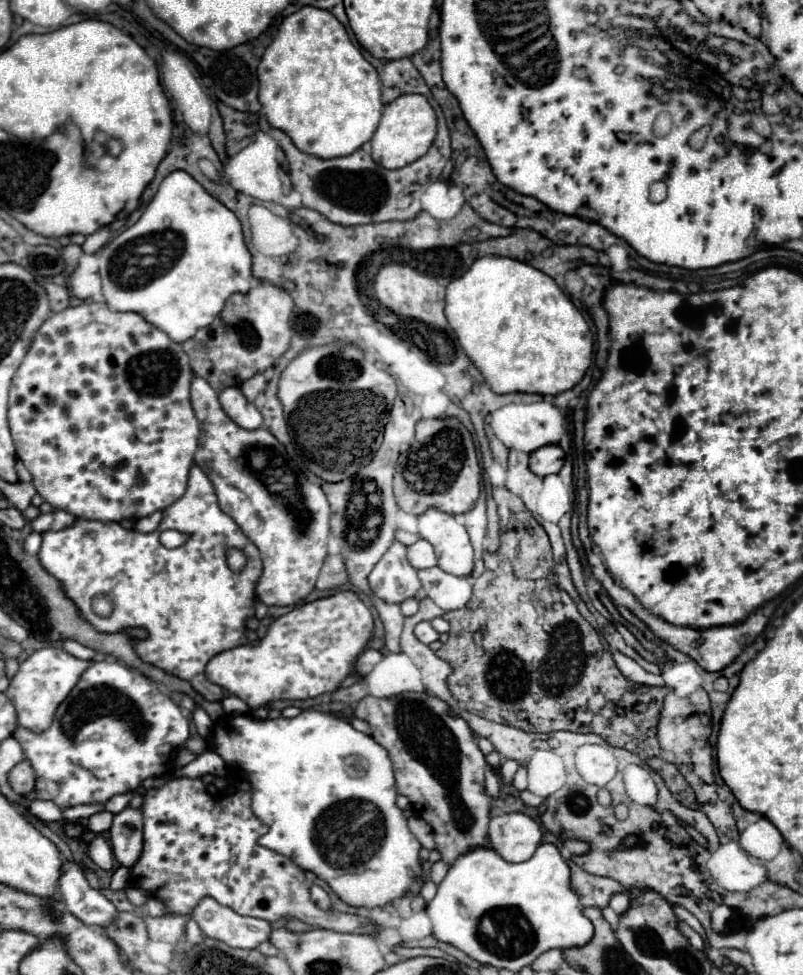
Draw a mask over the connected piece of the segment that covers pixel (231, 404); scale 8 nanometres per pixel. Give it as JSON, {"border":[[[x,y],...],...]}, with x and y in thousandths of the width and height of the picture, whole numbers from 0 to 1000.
{"border":[[[284,397],[274,403],[274,415],[279,419],[279,424],[301,440],[321,440],[326,436],[324,432],[324,422],[319,419],[316,413],[311,413],[304,403],[299,401],[299,397]]]}

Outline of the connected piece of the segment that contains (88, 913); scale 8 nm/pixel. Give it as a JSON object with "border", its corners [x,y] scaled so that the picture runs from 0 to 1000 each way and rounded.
{"border":[[[80,885],[72,914],[80,932],[95,938],[107,949],[134,951],[147,938],[147,932],[125,914],[110,908],[102,891],[92,885]]]}

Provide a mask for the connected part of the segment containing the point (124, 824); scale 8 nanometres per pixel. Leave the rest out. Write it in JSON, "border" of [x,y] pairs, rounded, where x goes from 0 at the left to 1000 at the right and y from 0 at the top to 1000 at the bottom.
{"border":[[[159,826],[152,834],[142,836],[137,861],[144,883],[164,889],[167,881],[177,875],[177,832]]]}

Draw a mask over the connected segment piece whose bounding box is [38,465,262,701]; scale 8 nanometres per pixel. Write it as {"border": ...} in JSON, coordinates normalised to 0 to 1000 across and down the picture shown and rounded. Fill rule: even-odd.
{"border":[[[239,477],[237,481],[234,502],[229,510],[203,523],[202,536],[194,545],[172,547],[167,543],[154,543],[149,536],[95,532],[82,543],[52,547],[52,561],[47,565],[47,573],[52,582],[77,598],[82,612],[92,616],[100,633],[107,635],[117,645],[127,649],[144,649],[159,643],[179,643],[184,647],[184,655],[167,657],[167,666],[177,678],[237,698],[242,709],[259,719],[276,717],[279,707],[257,698],[254,686],[267,672],[306,659],[306,637],[316,633],[319,596],[326,590],[326,573],[319,559],[311,557],[311,553],[299,545],[299,541],[281,526],[274,524],[267,499],[247,477]],[[207,543],[232,547],[234,555],[227,561],[207,563],[197,553],[199,547]],[[286,561],[294,561],[306,569],[306,582],[301,586],[284,584],[281,565]],[[120,610],[134,610],[139,614],[142,627],[137,633],[117,631],[112,618]]]}

